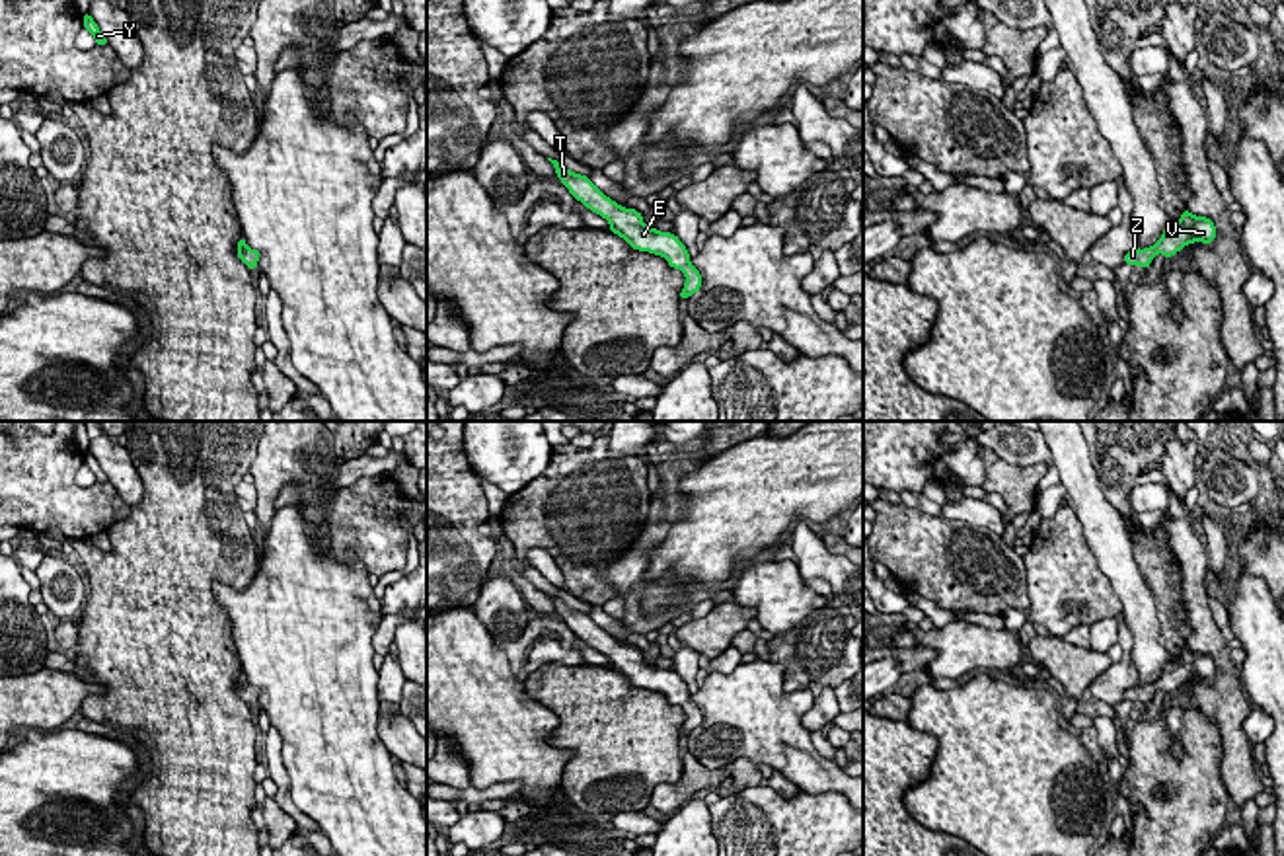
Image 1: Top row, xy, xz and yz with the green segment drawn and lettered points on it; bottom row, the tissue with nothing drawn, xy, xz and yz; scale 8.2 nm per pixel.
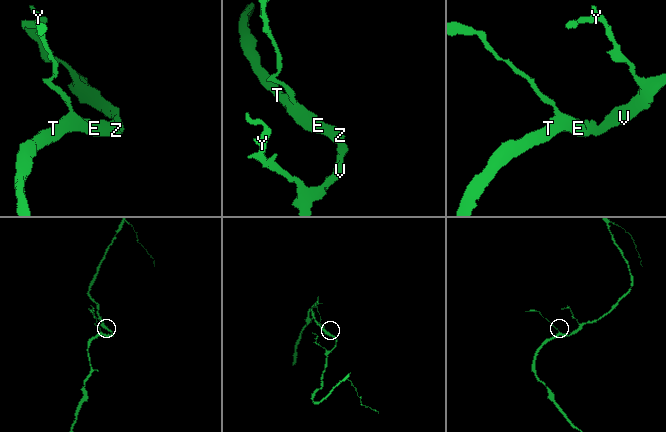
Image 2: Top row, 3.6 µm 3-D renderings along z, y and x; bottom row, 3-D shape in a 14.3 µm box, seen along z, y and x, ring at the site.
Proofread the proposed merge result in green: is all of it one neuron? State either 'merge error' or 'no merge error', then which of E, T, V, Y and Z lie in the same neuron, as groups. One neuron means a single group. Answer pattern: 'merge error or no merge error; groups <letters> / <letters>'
no merge error; groups E T V Y Z

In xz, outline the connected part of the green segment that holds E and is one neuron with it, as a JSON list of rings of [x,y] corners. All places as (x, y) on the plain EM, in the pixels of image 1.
[[[548,597],[553,601],[557,616],[563,618],[569,630],[586,645],[606,655],[610,659],[610,667],[627,677],[631,686],[662,692],[670,704],[684,708],[686,721],[680,729],[680,735],[690,735],[699,727],[701,712],[690,700],[692,694],[678,673],[645,663],[641,649],[620,643],[616,638],[606,634],[586,612],[569,608],[557,597]]]

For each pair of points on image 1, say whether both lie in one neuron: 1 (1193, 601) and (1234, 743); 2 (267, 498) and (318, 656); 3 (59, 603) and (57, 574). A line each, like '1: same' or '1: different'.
1: same
2: different
3: same

